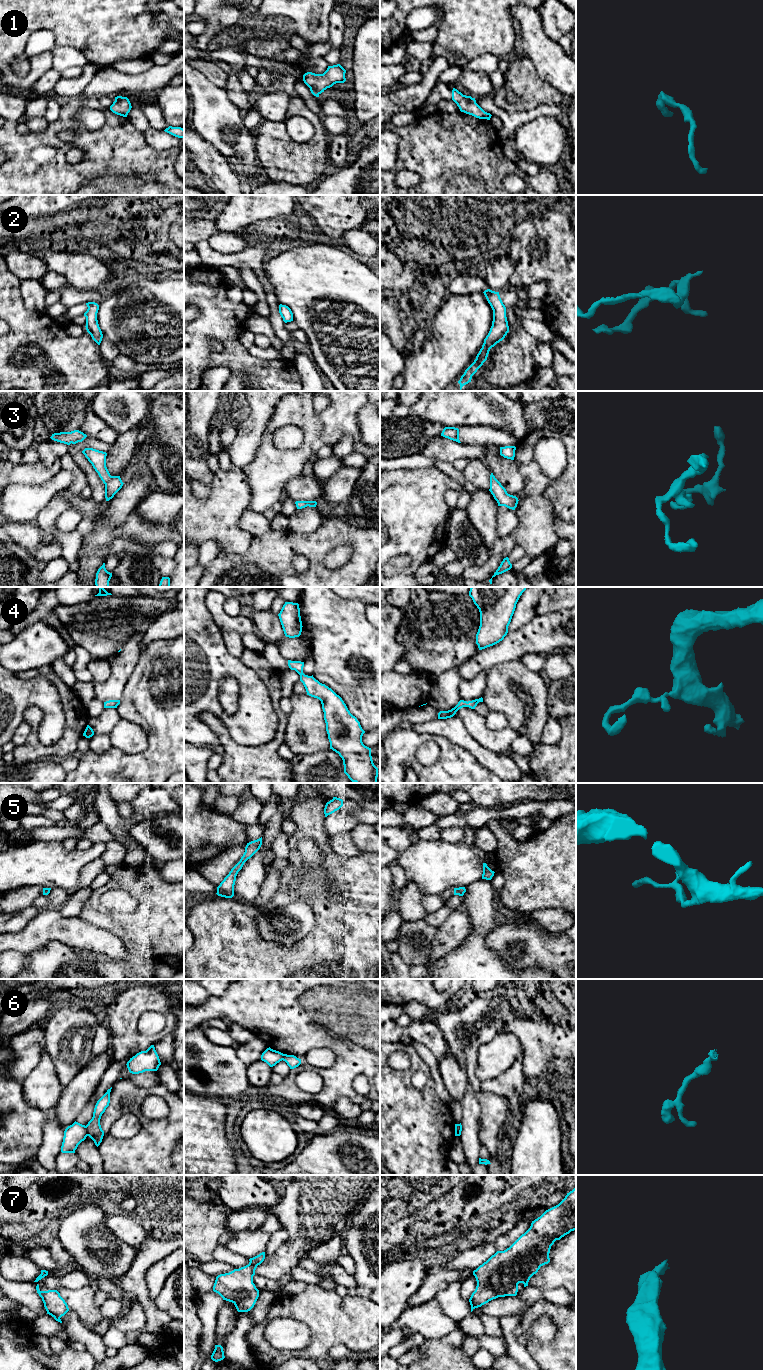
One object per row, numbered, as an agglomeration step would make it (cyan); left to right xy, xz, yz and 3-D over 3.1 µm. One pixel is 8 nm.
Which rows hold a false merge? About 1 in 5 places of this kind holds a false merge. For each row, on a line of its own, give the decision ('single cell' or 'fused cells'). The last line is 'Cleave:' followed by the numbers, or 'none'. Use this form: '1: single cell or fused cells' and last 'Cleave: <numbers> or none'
1: single cell
2: single cell
3: single cell
4: single cell
5: single cell
6: fused cells
7: single cell
Cleave: 6

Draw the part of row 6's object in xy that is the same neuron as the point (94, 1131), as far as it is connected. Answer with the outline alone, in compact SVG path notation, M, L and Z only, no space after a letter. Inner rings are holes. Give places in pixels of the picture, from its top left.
M112 1087L108 1089L107 1092L97 1101L93 1117L86 1125L87 1135L94 1141L97 1147L102 1142L104 1136L104 1131L100 1125L100 1119L106 1108L109 1106L111 1089Z

